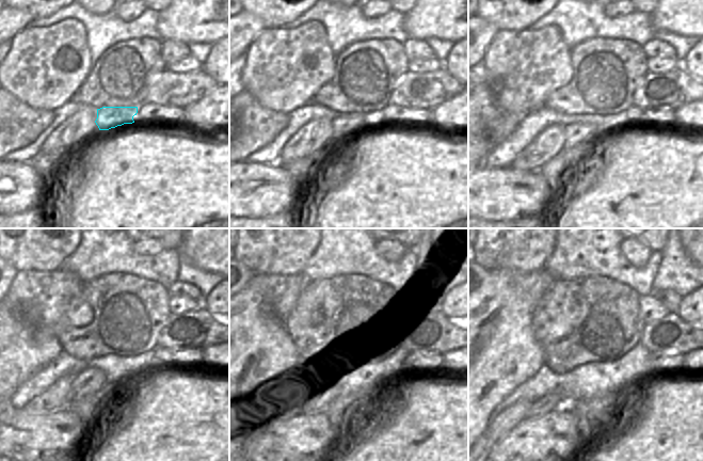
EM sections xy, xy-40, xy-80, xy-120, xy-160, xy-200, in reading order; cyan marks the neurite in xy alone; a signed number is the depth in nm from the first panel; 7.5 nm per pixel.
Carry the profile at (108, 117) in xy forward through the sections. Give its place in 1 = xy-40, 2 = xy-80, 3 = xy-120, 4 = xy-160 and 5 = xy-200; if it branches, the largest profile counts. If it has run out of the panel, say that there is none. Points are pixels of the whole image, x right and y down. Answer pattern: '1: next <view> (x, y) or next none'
1: next xy-40 (345, 124)
2: next xy-80 (575, 134)
3: next xy-120 (91, 380)
4: next xy-160 (315, 396)
5: next xy-200 (552, 401)

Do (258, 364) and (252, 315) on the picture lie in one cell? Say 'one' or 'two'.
one

